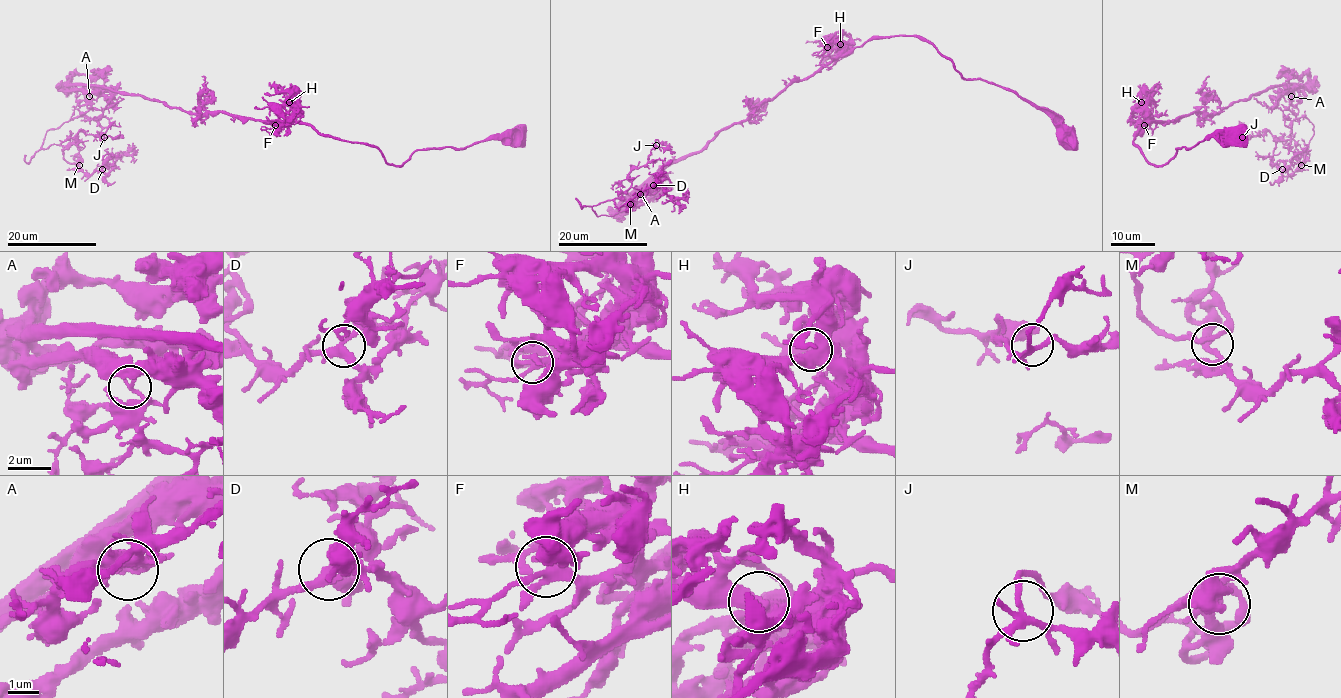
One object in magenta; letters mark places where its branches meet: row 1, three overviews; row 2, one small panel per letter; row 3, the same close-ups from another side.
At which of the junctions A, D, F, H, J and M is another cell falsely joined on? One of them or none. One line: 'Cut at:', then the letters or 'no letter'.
Cut at: A

